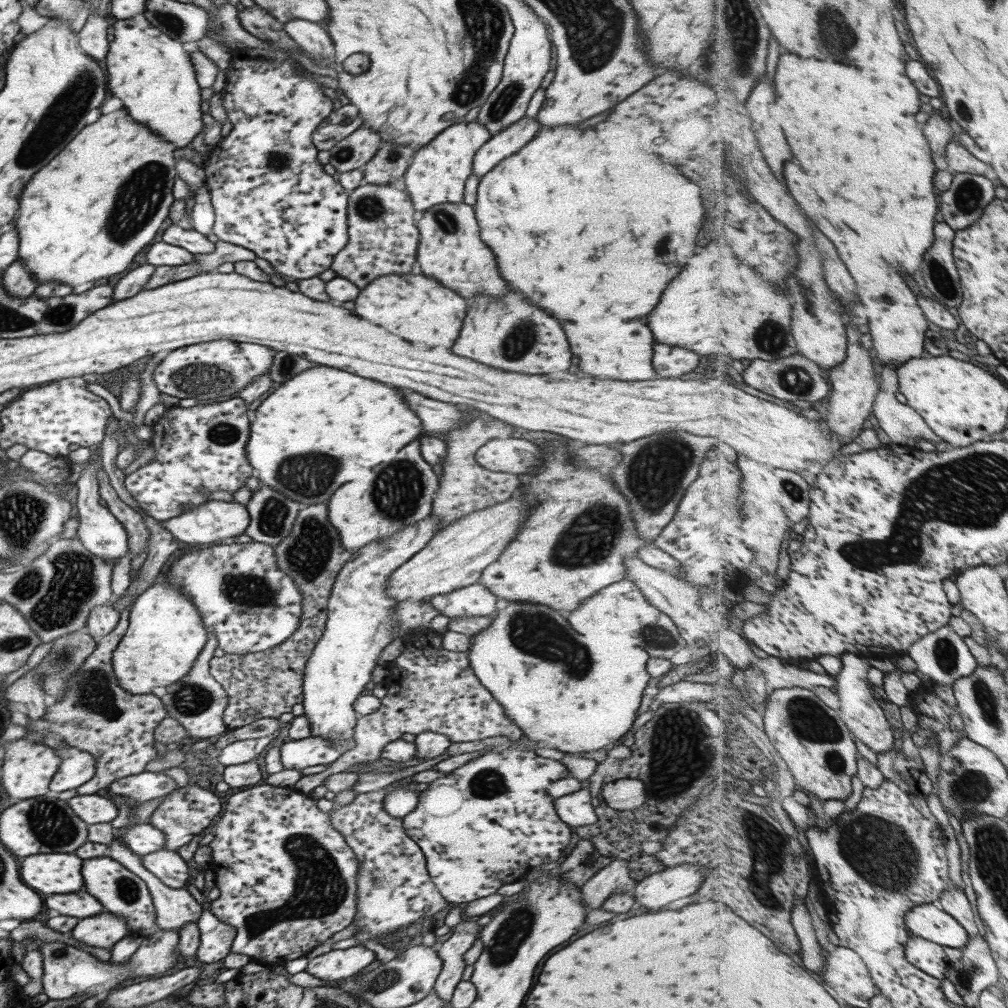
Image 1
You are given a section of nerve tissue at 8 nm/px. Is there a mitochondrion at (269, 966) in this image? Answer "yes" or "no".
no

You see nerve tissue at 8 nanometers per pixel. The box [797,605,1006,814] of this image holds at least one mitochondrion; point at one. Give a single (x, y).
(967, 788)

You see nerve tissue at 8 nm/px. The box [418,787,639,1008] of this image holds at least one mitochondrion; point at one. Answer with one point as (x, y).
(513, 931)

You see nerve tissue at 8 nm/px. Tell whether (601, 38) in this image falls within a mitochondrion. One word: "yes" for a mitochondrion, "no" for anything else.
yes

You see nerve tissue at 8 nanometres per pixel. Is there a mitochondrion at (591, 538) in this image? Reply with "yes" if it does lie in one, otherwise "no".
yes

